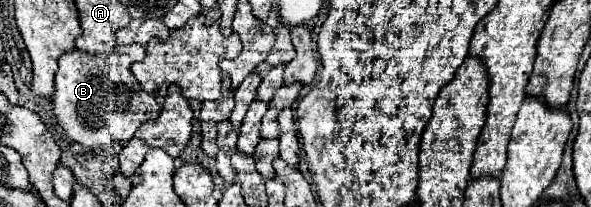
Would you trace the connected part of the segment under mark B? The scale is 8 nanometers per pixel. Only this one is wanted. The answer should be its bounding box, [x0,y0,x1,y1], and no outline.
[52,45,160,147]

